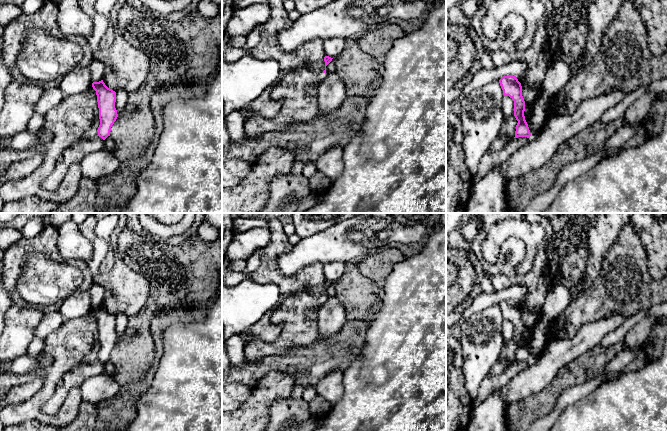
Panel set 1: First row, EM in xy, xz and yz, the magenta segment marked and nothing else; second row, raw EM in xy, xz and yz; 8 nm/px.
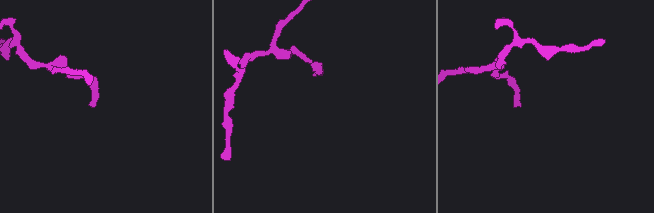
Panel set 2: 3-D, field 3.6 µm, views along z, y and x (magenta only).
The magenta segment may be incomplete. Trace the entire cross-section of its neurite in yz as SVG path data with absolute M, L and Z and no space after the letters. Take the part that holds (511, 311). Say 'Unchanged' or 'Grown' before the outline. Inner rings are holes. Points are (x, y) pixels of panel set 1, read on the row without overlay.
Unchanged. M503 300L499 307L503 314L504 320L509 320L514 325L514 340L518 345L516 349L515 361L527 361L530 362L531 357L528 348L525 344L525 325L522 320L522 310L516 300Z

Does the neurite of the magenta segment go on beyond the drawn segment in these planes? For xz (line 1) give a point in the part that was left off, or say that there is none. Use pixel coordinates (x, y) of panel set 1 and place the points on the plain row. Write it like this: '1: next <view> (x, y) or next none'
1: next none

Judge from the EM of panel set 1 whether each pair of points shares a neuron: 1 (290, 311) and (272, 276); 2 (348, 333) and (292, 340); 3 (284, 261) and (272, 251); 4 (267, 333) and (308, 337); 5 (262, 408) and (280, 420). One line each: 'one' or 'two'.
1: two
2: two
3: two
4: two
5: two

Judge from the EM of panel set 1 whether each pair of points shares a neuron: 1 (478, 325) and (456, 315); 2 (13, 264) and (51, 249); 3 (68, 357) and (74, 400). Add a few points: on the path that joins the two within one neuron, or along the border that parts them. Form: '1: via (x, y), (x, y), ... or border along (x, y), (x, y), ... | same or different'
1: border along (462, 320), (458, 323) | different
2: via (21, 254), (29, 246), (41, 246) | same
3: via (50, 380), (38, 411), (52, 418) | same

